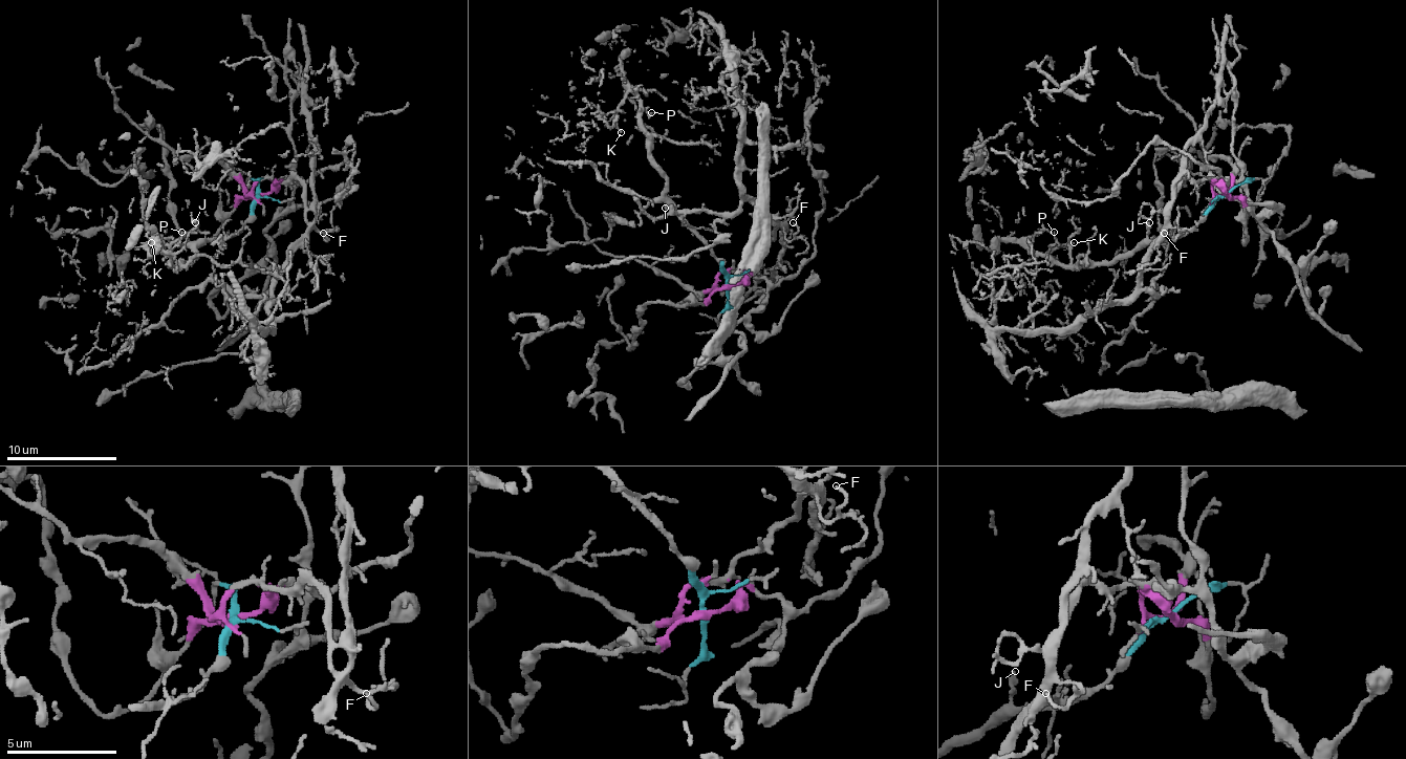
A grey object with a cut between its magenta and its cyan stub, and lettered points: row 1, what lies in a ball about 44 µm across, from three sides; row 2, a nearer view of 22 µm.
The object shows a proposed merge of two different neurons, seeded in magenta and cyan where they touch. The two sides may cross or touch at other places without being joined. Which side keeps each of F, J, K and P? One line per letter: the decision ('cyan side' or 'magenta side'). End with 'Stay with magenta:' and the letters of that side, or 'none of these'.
F: magenta side
J: cyan side
K: cyan side
P: cyan side
Stay with magenta: F

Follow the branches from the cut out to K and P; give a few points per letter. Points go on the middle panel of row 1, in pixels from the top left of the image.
K: (727, 286), (723, 264), (666, 196), (666, 176), (652, 157), (641, 105), (630, 91), (617, 110), (622, 132)
P: (727, 286), (723, 264), (666, 196), (666, 176), (652, 157), (641, 108), (652, 113)

